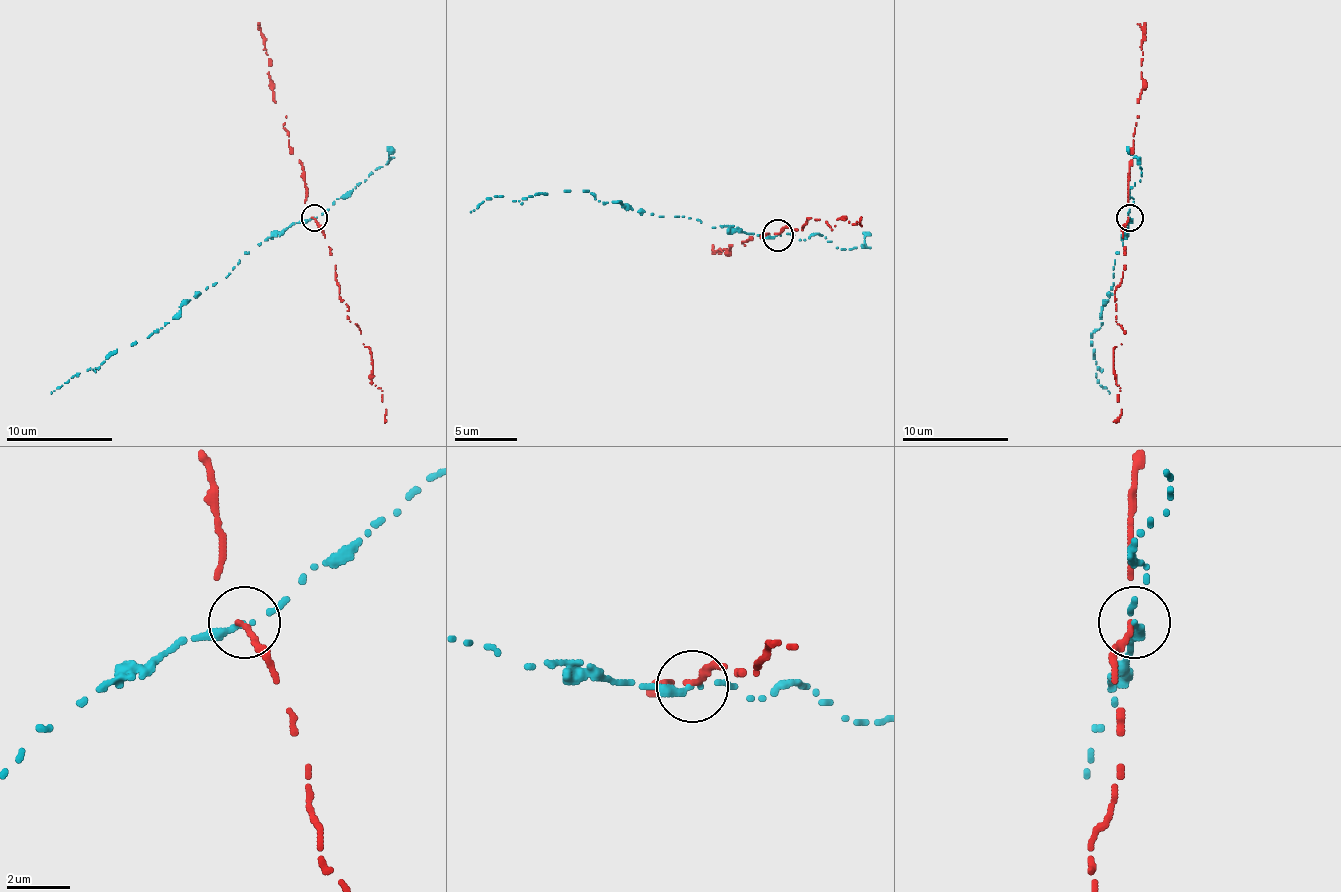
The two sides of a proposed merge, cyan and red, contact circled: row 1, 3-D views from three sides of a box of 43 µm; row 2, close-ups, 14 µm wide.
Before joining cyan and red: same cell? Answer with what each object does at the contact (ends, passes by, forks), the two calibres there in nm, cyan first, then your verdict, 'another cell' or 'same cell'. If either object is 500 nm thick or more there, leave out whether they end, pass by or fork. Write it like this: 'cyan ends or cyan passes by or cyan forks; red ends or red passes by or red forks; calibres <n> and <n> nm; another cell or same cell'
cyan passes by; red ends; calibres 180 and 190 nm; another cell

